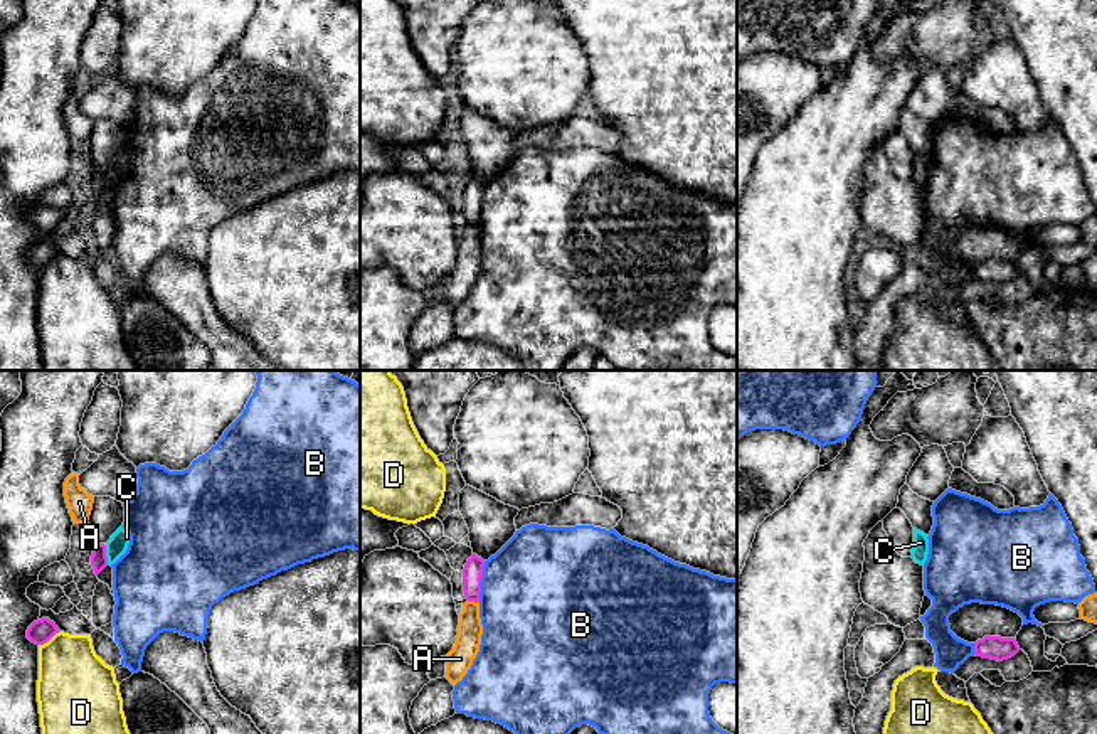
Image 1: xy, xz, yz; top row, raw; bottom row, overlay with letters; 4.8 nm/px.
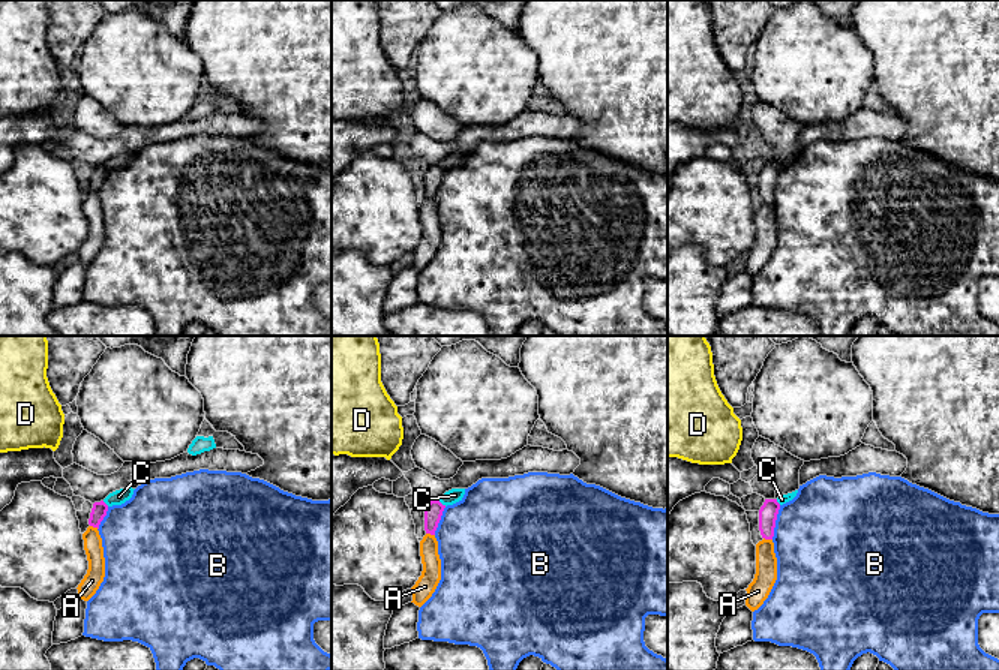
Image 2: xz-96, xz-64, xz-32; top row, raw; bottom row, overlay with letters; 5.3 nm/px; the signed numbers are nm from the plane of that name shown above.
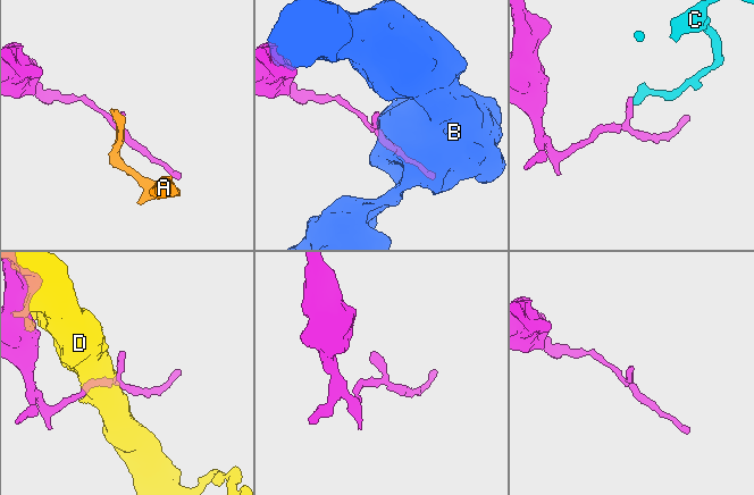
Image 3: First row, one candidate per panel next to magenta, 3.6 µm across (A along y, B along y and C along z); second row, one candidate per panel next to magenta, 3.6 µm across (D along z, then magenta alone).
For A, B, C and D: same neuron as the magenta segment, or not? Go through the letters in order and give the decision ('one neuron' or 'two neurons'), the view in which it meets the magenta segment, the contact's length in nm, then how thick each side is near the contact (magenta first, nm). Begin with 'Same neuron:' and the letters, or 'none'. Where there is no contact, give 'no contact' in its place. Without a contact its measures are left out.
Same neuron: none
A: two neurons | xz | 60 nm | 100/120 nm
B: two neurons | xz | 200 nm | 100/480 nm
C: two neurons | xy | 90 nm | 80/100 nm
D: two neurons | xy | 130 nm | 110/360 nm

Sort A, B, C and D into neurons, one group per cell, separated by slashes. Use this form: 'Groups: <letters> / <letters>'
Groups: A / B / C / D

